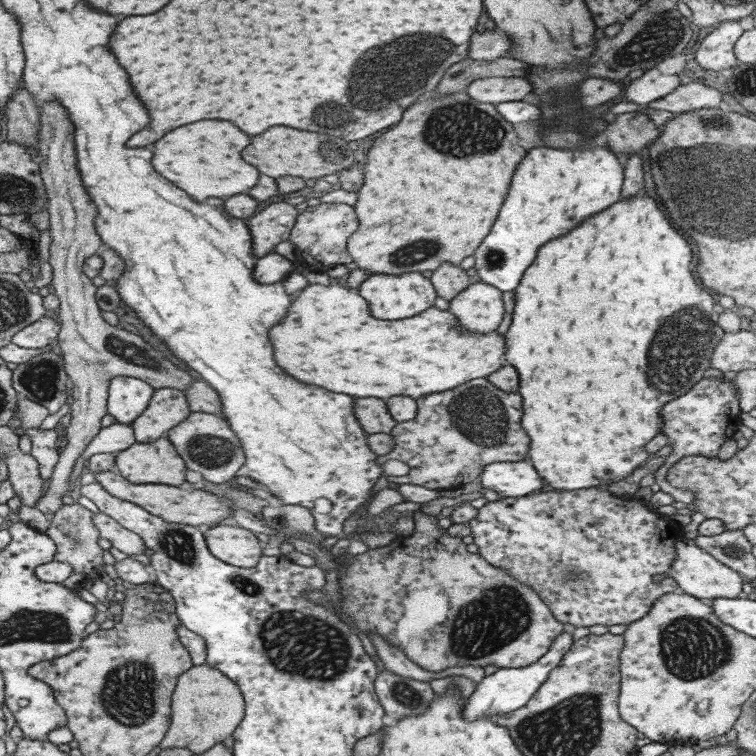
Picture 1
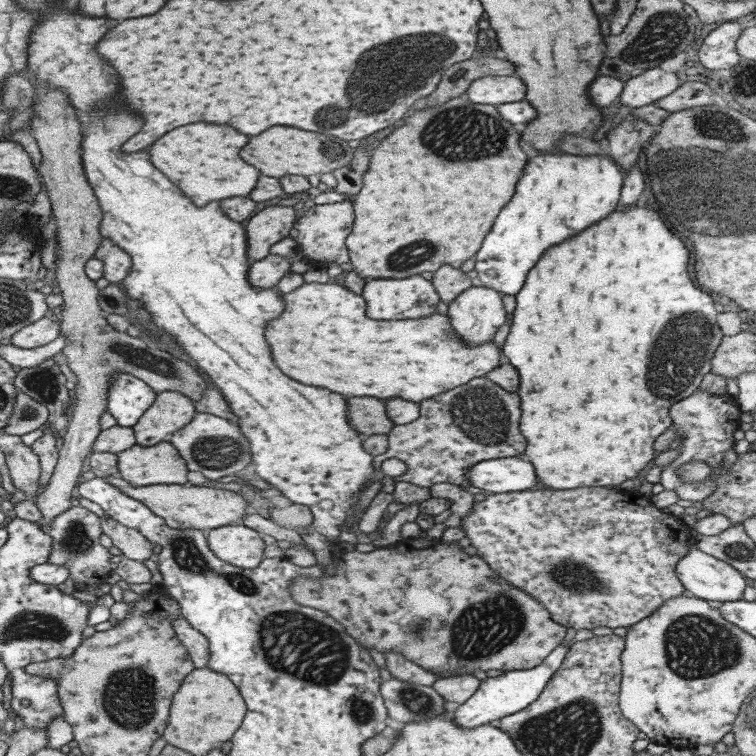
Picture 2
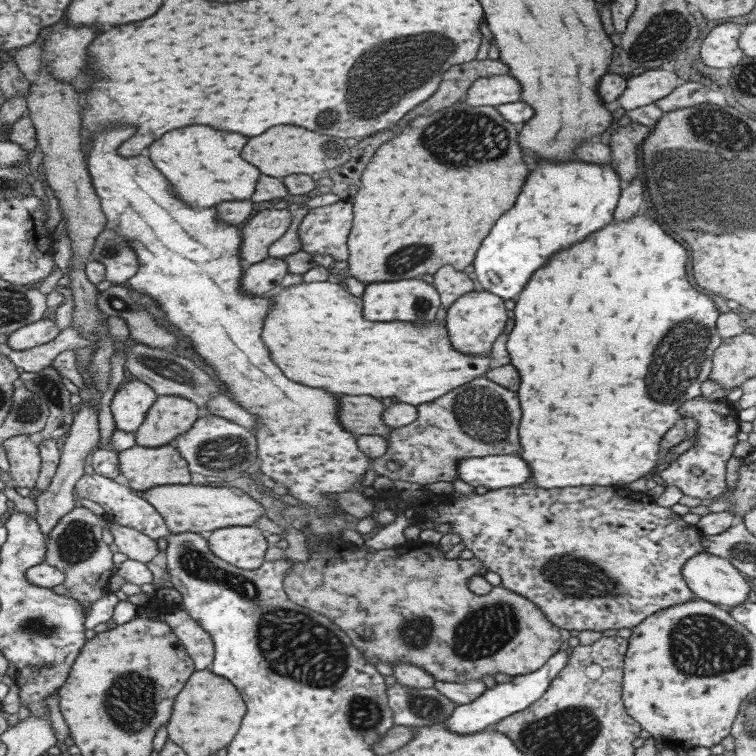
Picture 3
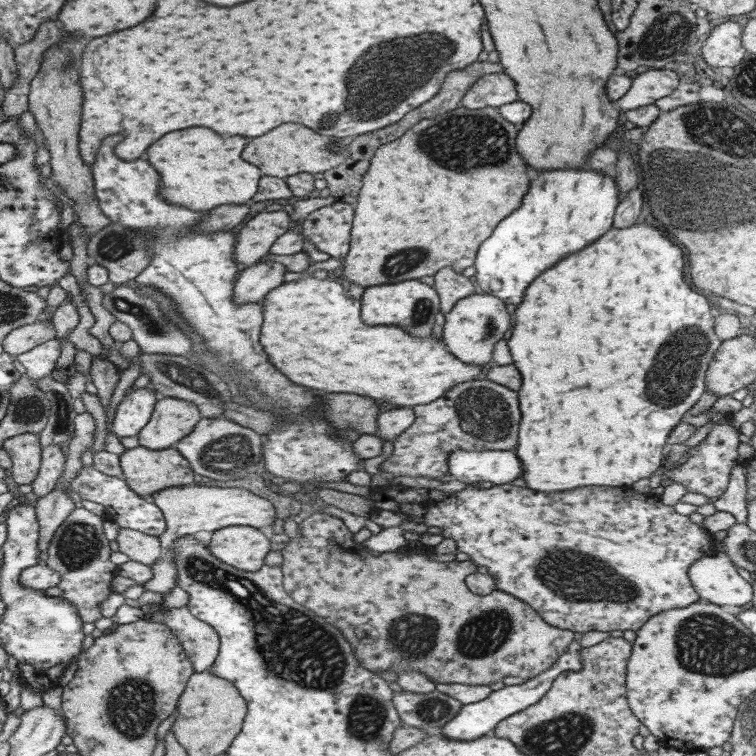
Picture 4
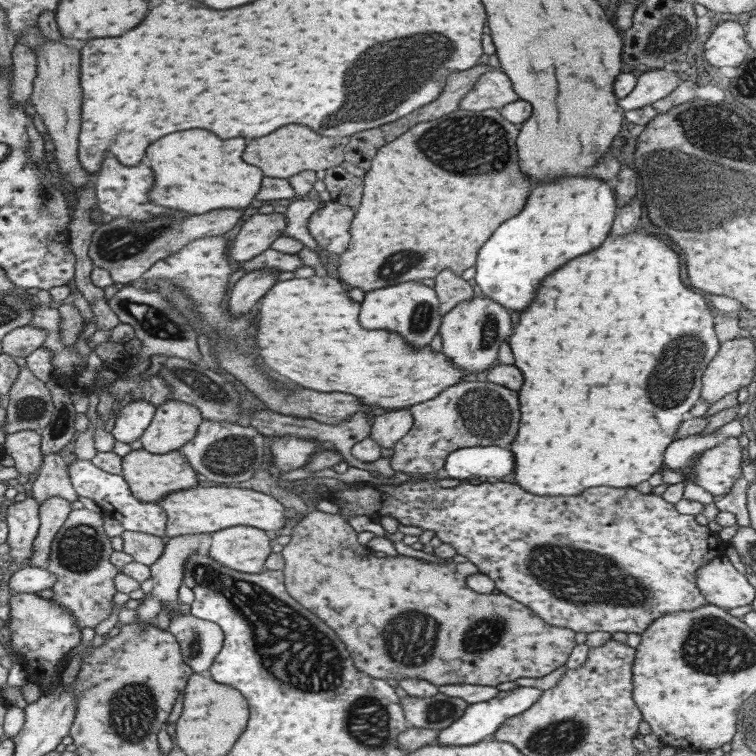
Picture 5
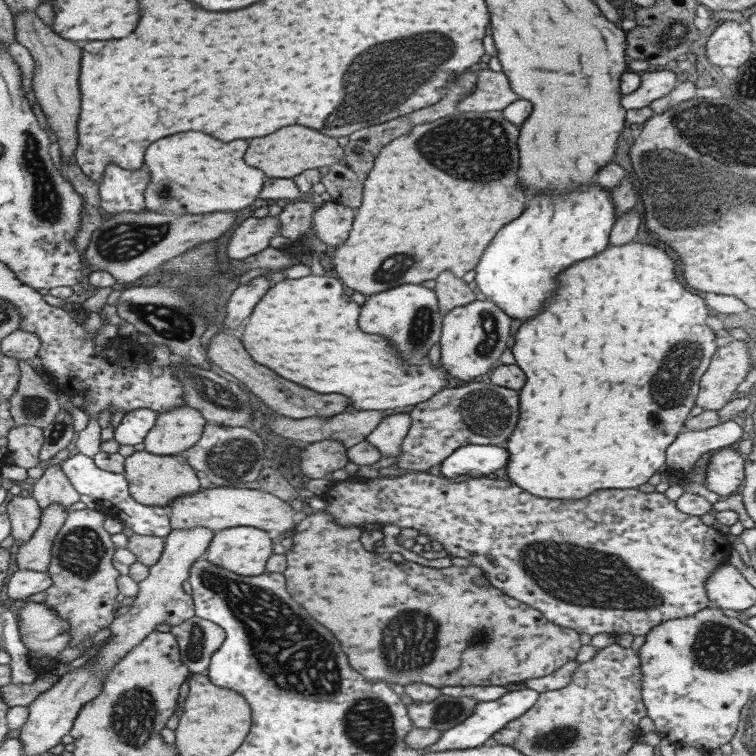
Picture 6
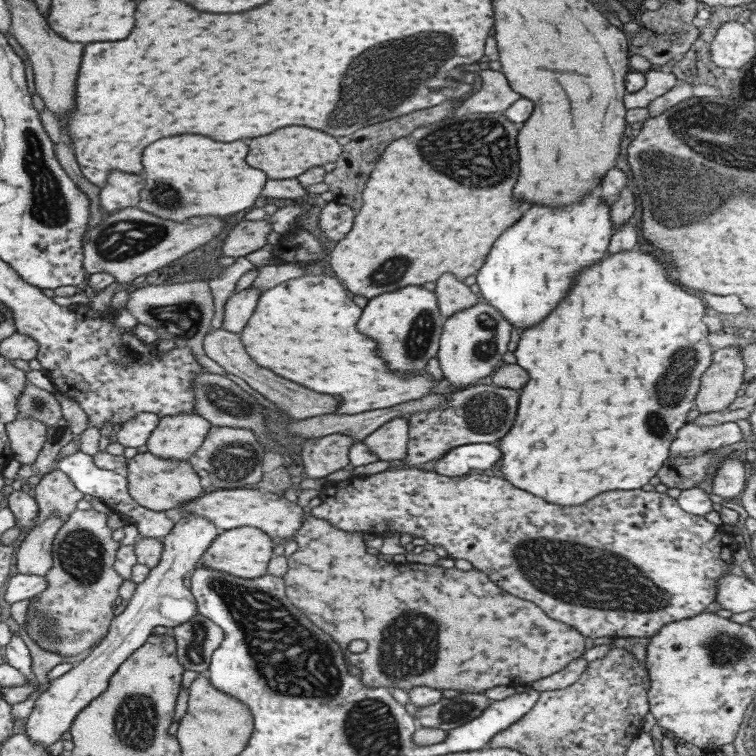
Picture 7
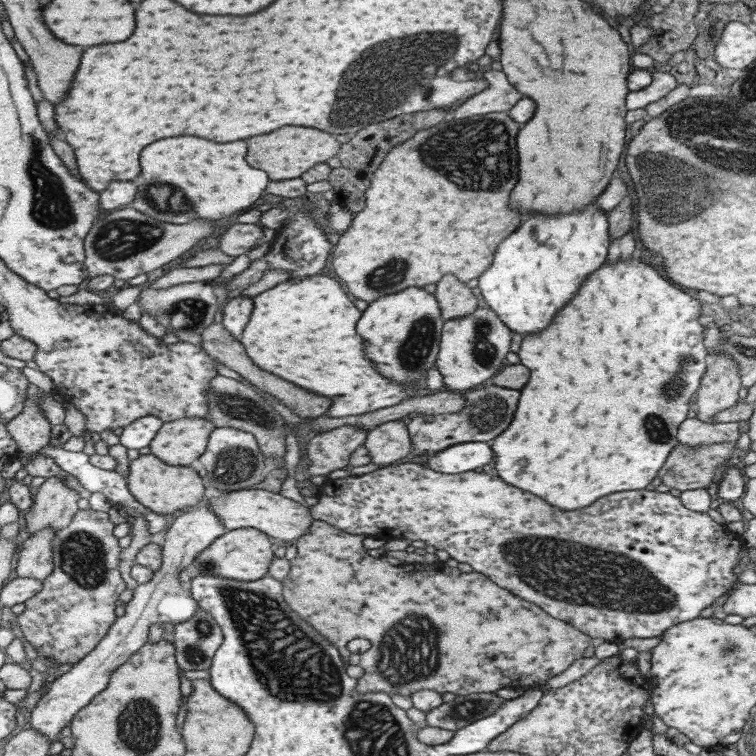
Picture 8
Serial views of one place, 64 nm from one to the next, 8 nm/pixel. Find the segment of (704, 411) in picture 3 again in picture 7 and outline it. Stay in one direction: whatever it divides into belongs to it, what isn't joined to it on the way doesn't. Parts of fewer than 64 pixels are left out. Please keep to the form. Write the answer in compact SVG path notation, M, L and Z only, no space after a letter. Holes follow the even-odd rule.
M731 455L729 459L720 463L713 483L713 494L725 500L736 500L746 487L748 467L740 462L737 456Z

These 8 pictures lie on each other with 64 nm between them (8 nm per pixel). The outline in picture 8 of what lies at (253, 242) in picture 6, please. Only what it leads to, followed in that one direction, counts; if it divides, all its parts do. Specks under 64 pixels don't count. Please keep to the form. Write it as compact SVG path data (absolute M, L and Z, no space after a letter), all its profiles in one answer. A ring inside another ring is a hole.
M236 223L222 235L219 248L228 256L240 256L254 249L259 240L264 240L264 232L260 223Z

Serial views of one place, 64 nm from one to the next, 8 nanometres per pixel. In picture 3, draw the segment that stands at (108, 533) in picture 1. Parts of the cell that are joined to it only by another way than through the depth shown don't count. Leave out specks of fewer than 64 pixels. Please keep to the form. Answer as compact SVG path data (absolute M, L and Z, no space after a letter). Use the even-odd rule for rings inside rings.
M114 520L110 522L114 543L122 554L129 559L148 564L161 549L161 543L151 539L138 530L119 526Z

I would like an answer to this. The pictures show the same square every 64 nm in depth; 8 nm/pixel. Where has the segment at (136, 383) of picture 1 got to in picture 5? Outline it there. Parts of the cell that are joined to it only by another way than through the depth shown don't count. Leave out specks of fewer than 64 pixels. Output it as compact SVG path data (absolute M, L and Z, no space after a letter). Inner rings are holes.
M131 400L118 414L111 433L118 442L128 443L139 440L150 426L154 414L154 404L144 400Z

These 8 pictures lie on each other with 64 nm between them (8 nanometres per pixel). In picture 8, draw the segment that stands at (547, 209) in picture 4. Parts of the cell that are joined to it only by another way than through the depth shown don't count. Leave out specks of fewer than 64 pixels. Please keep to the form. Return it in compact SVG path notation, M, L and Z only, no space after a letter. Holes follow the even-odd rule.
M596 206L570 216L532 216L496 248L492 264L478 277L477 287L512 332L528 336L552 324L556 312L576 296L590 272L606 262L606 256L608 222Z

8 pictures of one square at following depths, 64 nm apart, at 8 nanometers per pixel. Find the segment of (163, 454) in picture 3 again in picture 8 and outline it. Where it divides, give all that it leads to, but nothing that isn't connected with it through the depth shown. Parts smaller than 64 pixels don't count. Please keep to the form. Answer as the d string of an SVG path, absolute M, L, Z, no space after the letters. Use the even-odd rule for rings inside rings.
M152 453L132 460L127 486L131 496L156 514L174 514L184 508L196 507L204 500L203 478L197 474L198 467L173 466L159 460Z

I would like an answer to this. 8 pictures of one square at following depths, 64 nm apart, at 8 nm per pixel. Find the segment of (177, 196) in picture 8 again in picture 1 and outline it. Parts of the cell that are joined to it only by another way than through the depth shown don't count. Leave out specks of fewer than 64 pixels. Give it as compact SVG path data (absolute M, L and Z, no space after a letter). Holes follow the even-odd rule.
M202 120L168 132L154 144L154 168L188 192L196 202L206 198L224 198L246 194L258 182L258 170L240 158L240 152L250 144L250 136L226 120Z

